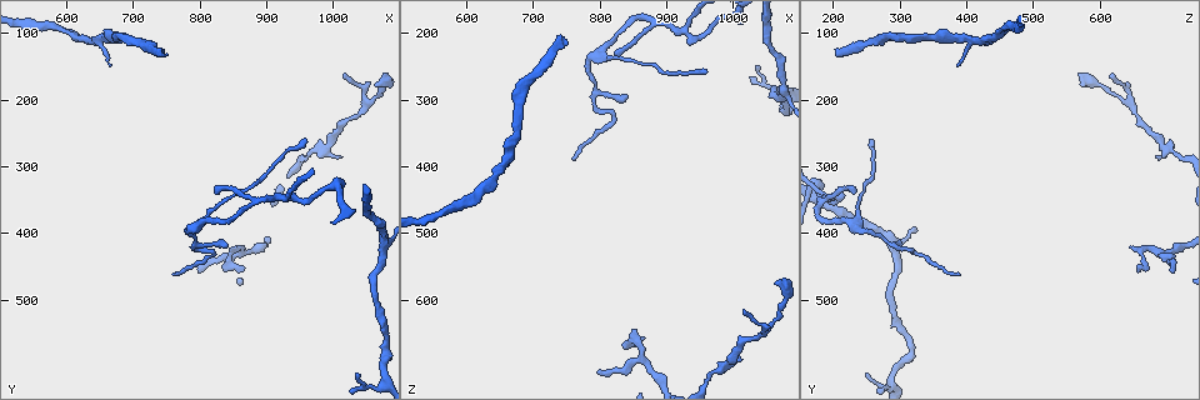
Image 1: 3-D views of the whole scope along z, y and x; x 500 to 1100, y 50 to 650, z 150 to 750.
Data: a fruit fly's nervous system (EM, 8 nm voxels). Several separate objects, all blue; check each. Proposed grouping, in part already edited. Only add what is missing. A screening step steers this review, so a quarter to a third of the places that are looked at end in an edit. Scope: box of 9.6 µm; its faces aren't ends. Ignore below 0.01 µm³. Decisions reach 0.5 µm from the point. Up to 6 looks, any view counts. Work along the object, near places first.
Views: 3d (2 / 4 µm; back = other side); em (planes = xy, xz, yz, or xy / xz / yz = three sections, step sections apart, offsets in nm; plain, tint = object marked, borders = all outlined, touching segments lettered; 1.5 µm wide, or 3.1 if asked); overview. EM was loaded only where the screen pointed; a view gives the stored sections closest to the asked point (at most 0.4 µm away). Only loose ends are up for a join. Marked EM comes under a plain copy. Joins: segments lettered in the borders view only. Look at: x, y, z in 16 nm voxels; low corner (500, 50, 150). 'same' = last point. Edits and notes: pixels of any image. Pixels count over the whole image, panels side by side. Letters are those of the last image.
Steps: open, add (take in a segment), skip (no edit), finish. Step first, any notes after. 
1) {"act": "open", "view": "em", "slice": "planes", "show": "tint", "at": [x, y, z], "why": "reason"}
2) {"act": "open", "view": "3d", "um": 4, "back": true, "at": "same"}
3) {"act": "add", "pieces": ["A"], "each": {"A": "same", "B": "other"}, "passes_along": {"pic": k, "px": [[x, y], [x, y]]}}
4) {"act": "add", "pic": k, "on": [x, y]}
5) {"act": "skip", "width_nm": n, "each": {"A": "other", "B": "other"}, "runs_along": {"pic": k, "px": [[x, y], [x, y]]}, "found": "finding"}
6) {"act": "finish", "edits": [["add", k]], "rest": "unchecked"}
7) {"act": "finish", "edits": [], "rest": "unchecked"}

{"act": "open", "view": "em", "slice": "xz", "step": 8, "show": "tint", "at": [835, 415, 295], "why": "tapers out"}

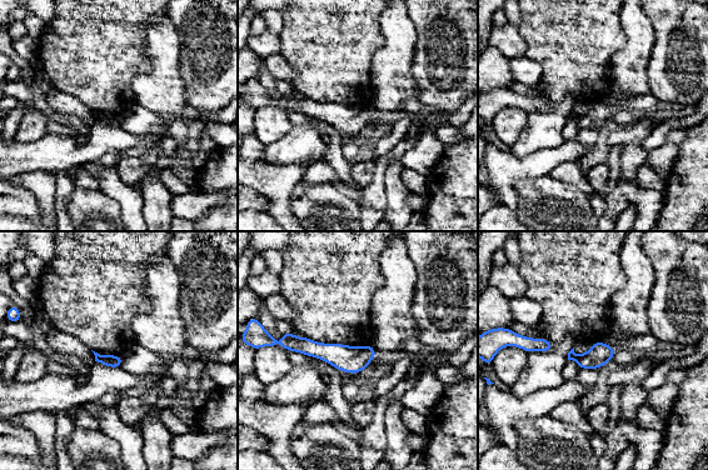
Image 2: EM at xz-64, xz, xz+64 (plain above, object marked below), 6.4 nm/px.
{"act": "open", "view": "em", "slice": "xy", "step": 4, "show": "borders", "at": "same"}

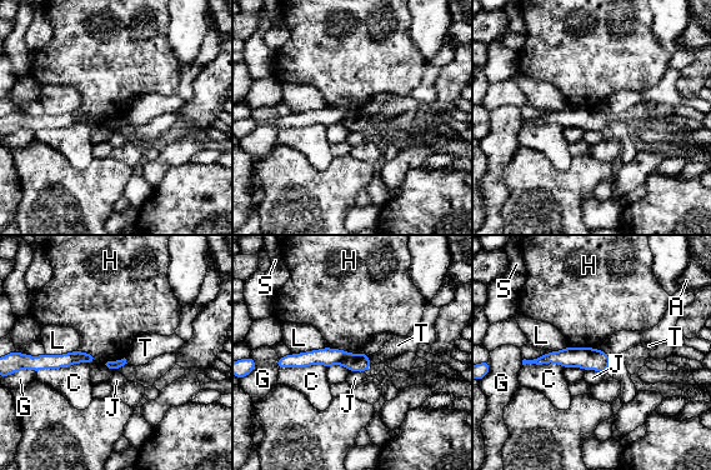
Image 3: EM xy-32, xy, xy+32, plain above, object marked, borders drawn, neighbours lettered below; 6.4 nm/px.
{"act": "skip", "longest_contact_nm": ["C", 320], "each": {"A": "other", "C": "other", "G": "other", "H": "other", "J": "other", "L": "other", "S": "other", "T": "other"}, "found": "no lettered segment goes on from it"}

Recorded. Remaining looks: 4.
{"act": "open", "view": "em", "slice": "yz", "step": 8, "show": "borders", "at": [750, 130, 210]}

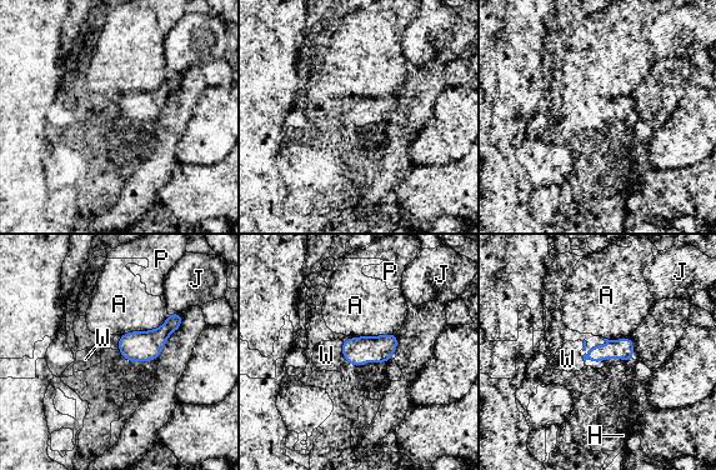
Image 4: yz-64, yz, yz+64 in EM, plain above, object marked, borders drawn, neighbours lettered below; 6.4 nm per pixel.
{"act": "add", "pieces": ["W"], "each": {"A": "other", "H": "other", "J": "other", "P": "other", "W": "same"}, "found": "the neuron continues"}

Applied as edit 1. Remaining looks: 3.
{"act": "open", "view": "em", "slice": "planes", "show": "borders", "at": [865, 455, 660], "why": "thin end"}

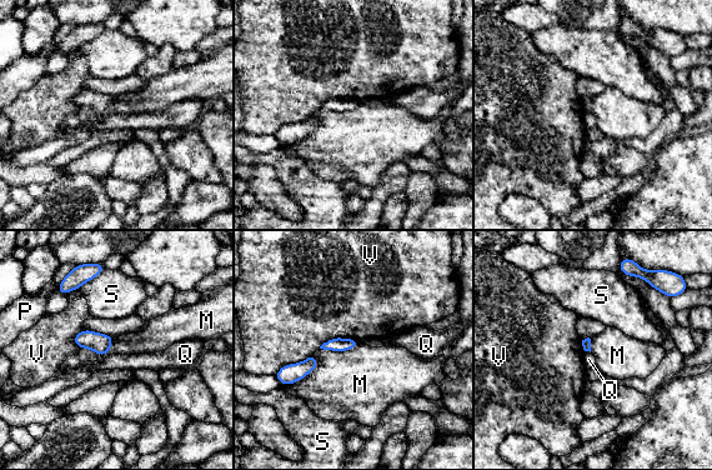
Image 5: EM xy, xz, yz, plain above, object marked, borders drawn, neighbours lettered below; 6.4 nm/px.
{"act": "skip", "longest_contact_nm": ["M", 300], "each": {"M": "other", "P": "other", "Q": "other", "S": "other", "V": "other"}, "found": "none of them fits"}

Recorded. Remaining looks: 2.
{"act": "finish", "edits": [["add", 4]], "rest": "unchecked"}

